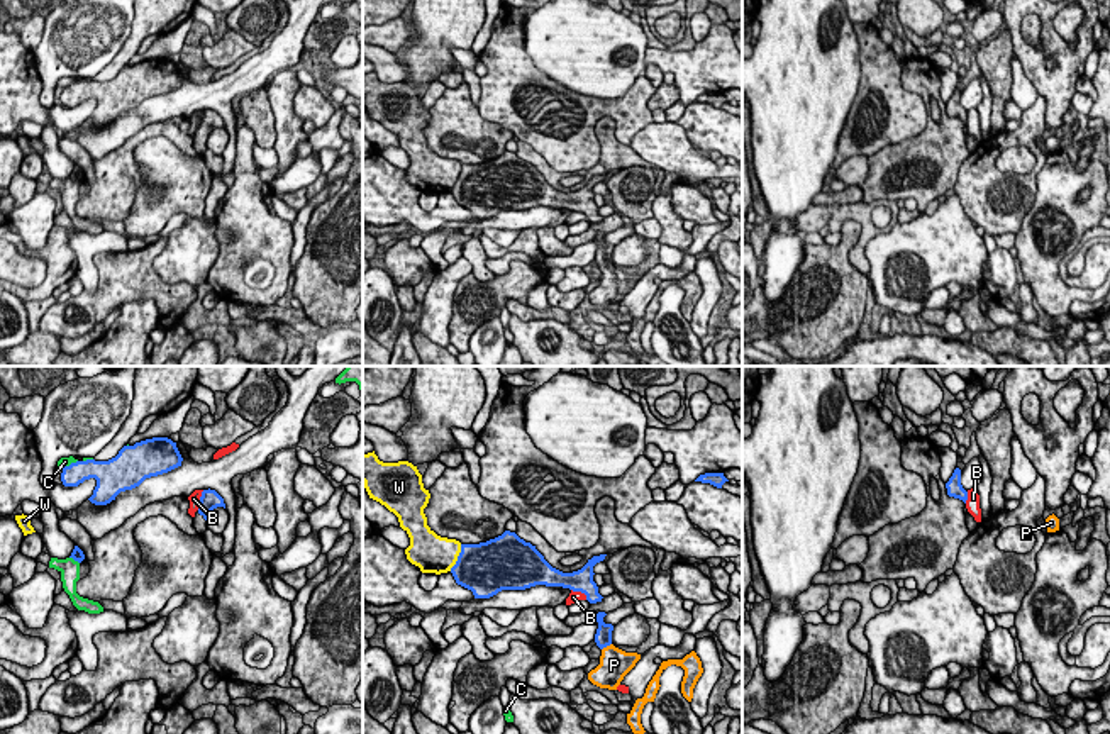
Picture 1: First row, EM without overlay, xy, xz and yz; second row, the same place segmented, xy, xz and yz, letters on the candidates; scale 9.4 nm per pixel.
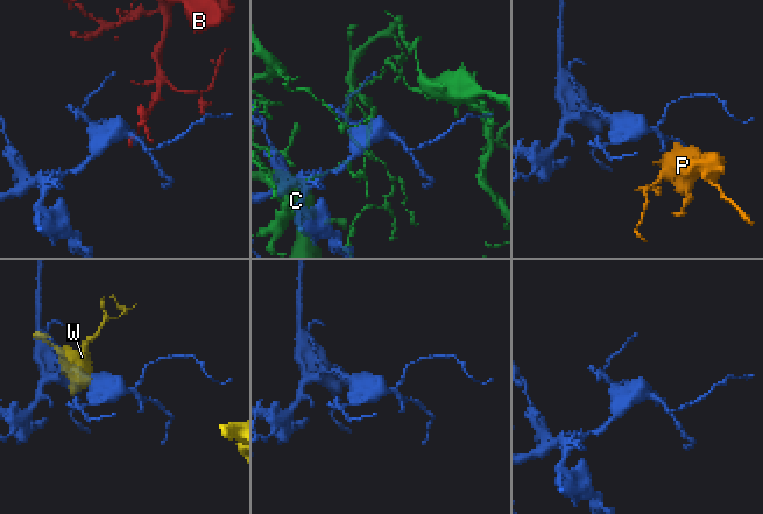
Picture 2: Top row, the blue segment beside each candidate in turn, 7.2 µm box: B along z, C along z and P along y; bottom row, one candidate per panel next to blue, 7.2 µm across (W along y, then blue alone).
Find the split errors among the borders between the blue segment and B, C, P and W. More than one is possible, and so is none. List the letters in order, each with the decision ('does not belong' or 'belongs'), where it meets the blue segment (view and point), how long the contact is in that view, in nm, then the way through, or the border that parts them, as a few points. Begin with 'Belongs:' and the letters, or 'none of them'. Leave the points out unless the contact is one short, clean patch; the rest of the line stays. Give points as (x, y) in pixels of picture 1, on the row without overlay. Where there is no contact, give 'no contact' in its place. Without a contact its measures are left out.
Belongs: P
B: does not belong; meets blue in xy at (200, 121); contact 200 nm long; border along xy (204, 111), (197, 129)
C: does not belong; meets blue in xy at (70, 85); contact 180 nm long
P: belongs; meets blue in xz at (605, 266); contact 120 nm long; runs through xz (604, 253), (605, 266), (614, 285)
W: does not belong; meets blue in xz at (458, 178); contact 280 nm long

